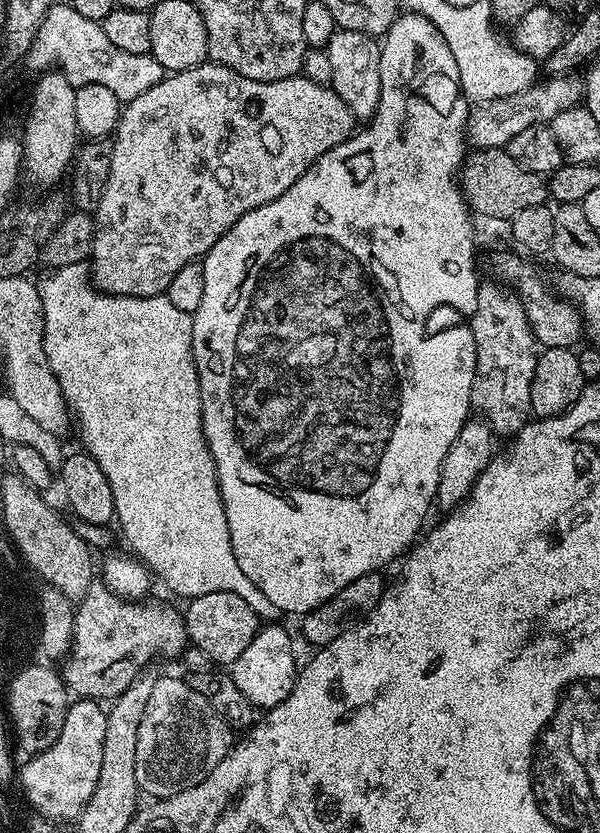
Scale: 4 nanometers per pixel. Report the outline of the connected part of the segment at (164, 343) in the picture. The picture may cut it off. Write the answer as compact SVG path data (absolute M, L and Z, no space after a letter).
M71 264L51 269L44 281L39 281L40 301L44 315L44 349L50 362L50 370L58 378L58 386L68 403L69 413L74 417L74 424L80 427L80 440L83 451L98 462L102 473L109 479L113 490L111 507L116 510L116 520L124 531L124 540L133 548L131 551L176 596L191 598L202 594L229 592L238 594L242 602L247 602L258 613L261 621L276 622L282 613L262 590L246 574L242 574L242 566L238 566L238 558L234 558L234 546L230 542L230 526L226 522L226 510L222 502L222 494L218 486L218 474L214 466L214 458L208 449L208 443L202 430L202 398L200 397L200 375L196 372L196 363L192 357L192 313L178 310L168 301L167 295L159 296L109 296L100 291L90 279L90 272L84 264Z

